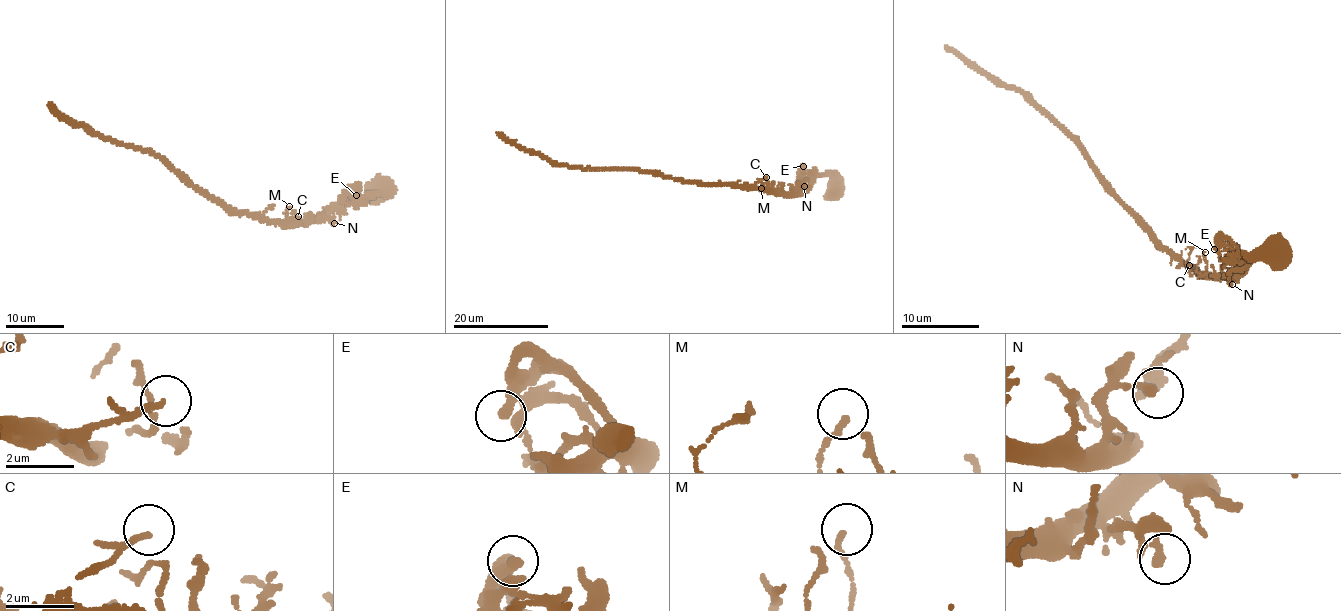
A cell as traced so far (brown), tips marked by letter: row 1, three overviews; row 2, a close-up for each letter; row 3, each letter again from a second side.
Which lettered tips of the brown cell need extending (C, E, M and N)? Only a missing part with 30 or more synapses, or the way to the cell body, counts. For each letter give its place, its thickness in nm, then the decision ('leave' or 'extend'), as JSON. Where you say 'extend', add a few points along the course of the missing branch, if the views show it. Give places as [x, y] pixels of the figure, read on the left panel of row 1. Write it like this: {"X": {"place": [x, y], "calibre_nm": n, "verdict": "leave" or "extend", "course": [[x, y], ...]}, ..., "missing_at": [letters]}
{"C": {"place": [298, 216], "calibre_nm": 170, "verdict": "leave"}, "E": {"place": [356, 195], "calibre_nm": 320, "verdict": "leave"}, "M": {"place": [289, 206], "calibre_nm": 110, "verdict": "leave"}, "N": {"place": [334, 223], "calibre_nm": 260, "verdict": "leave"}, "missing_at": []}

